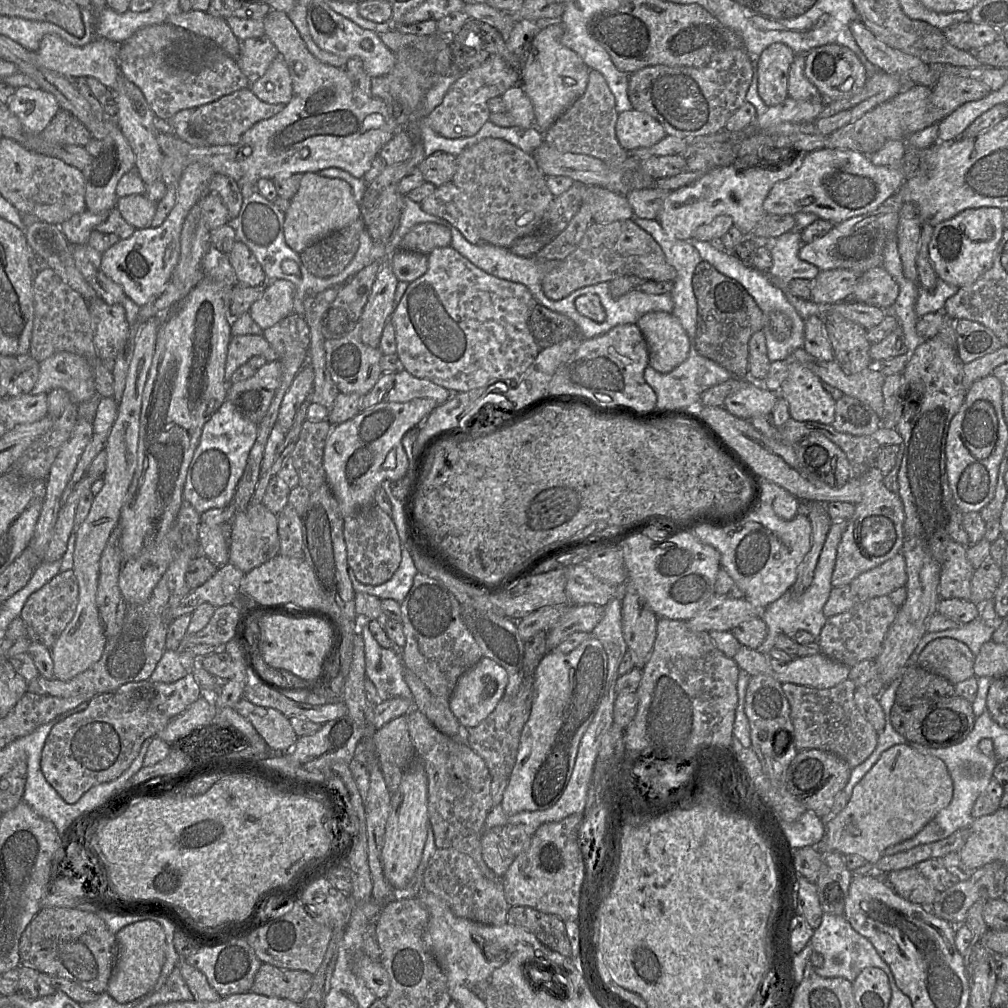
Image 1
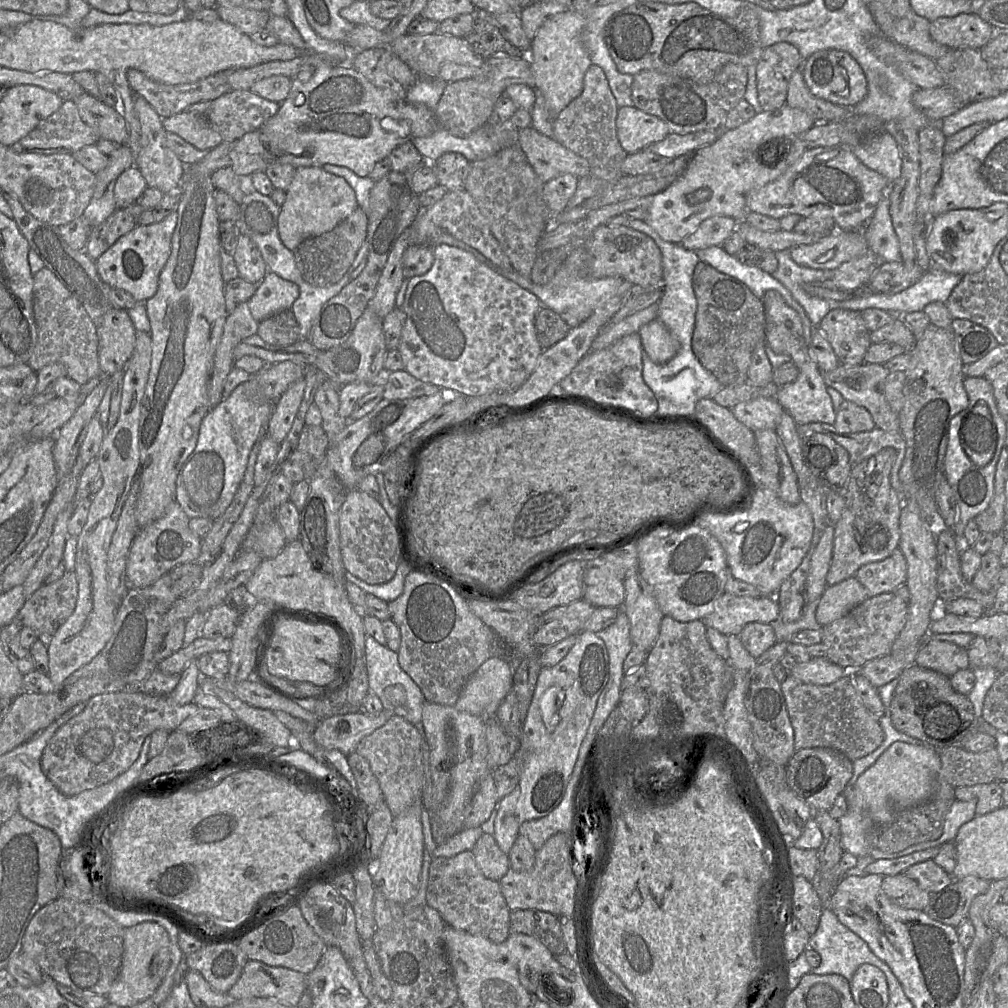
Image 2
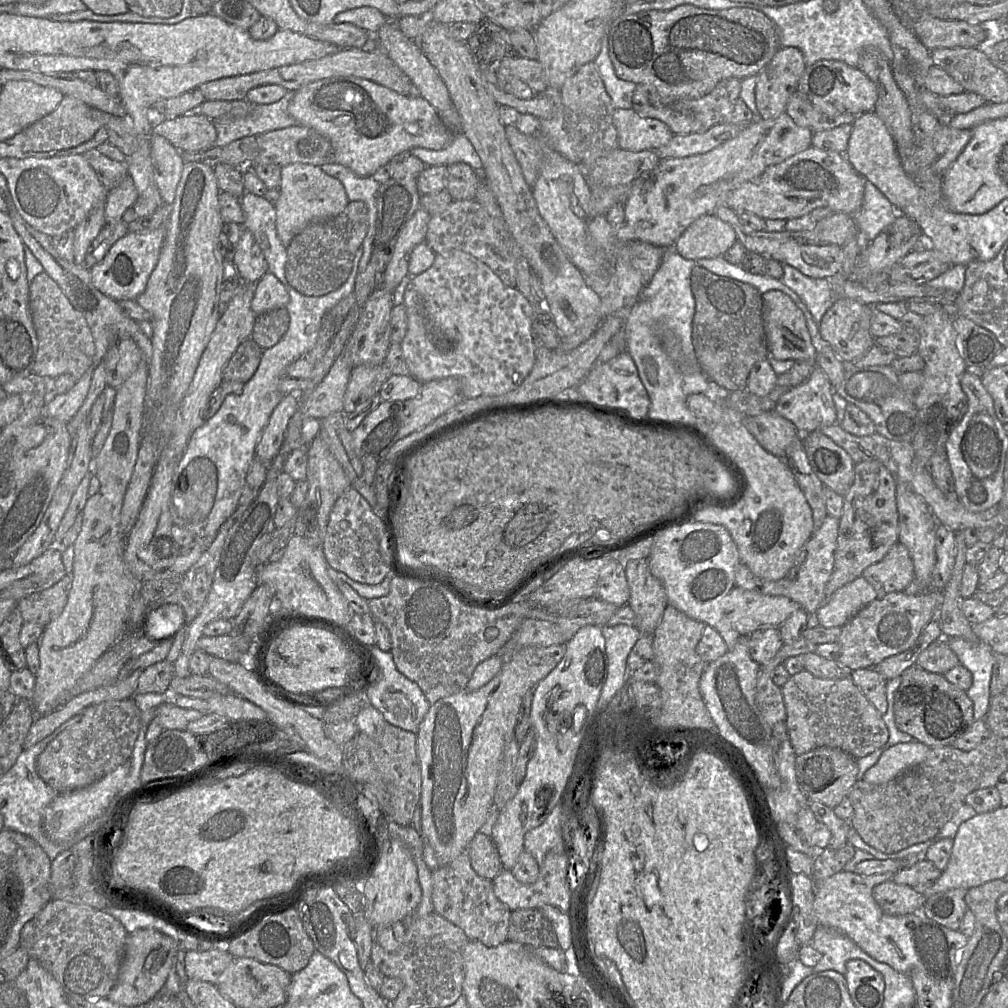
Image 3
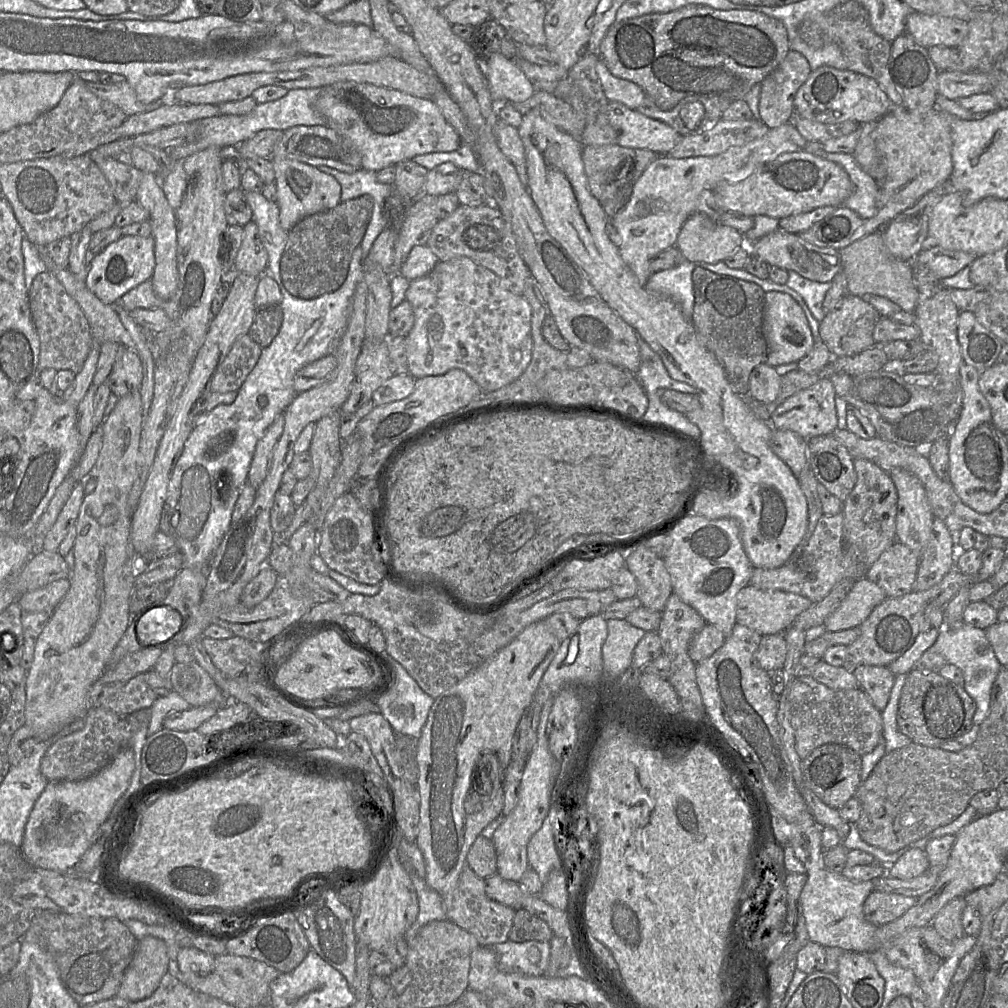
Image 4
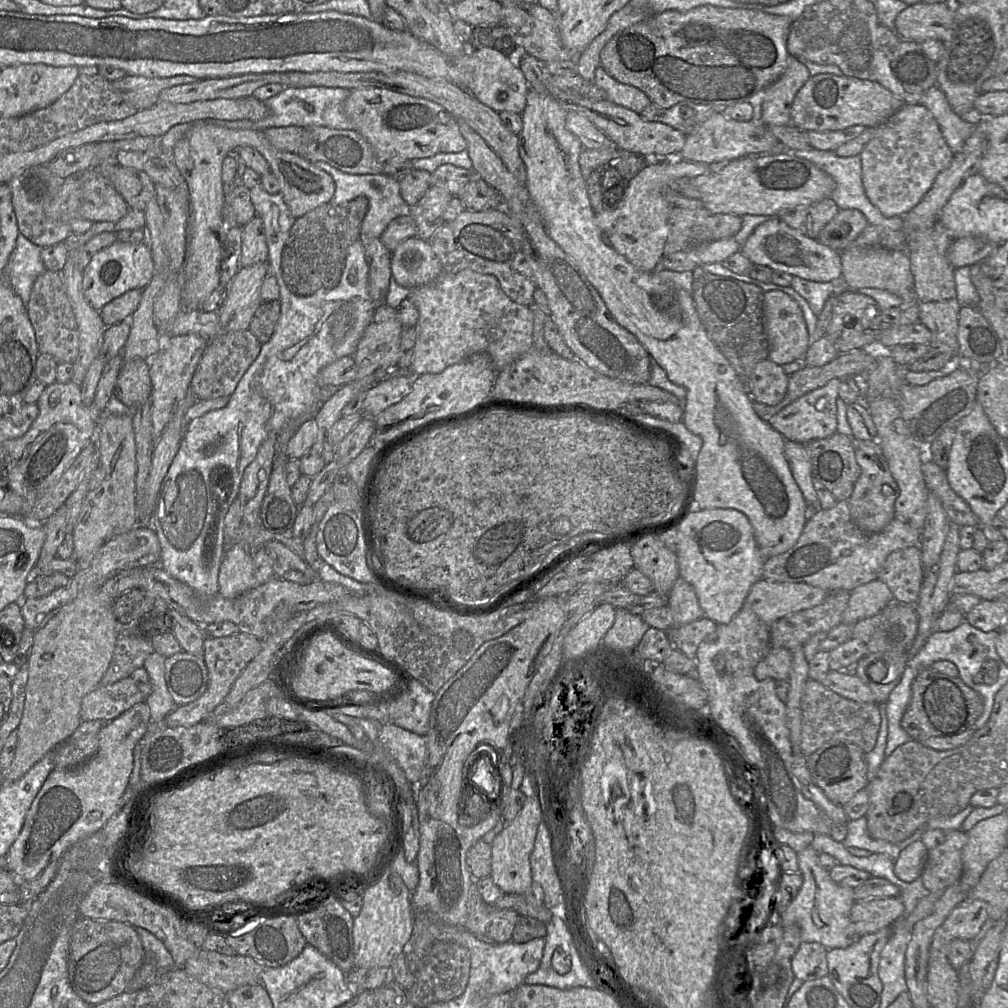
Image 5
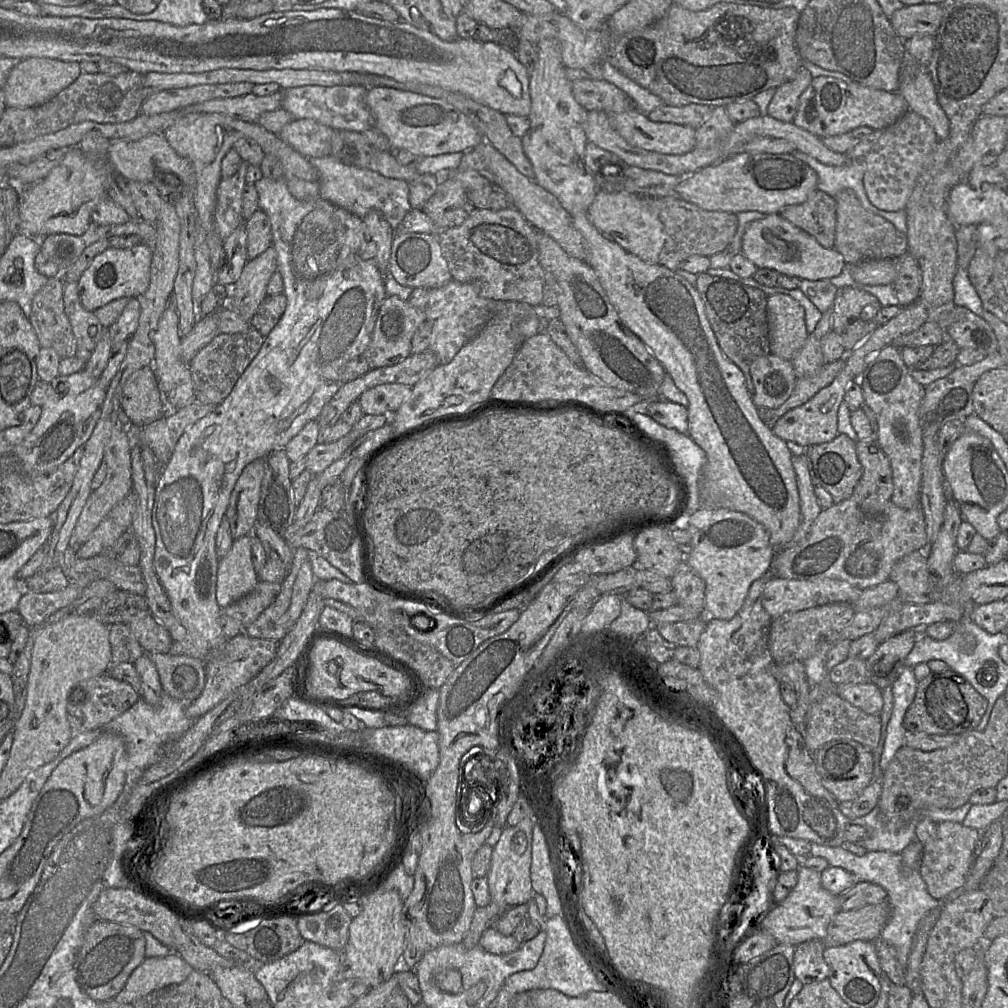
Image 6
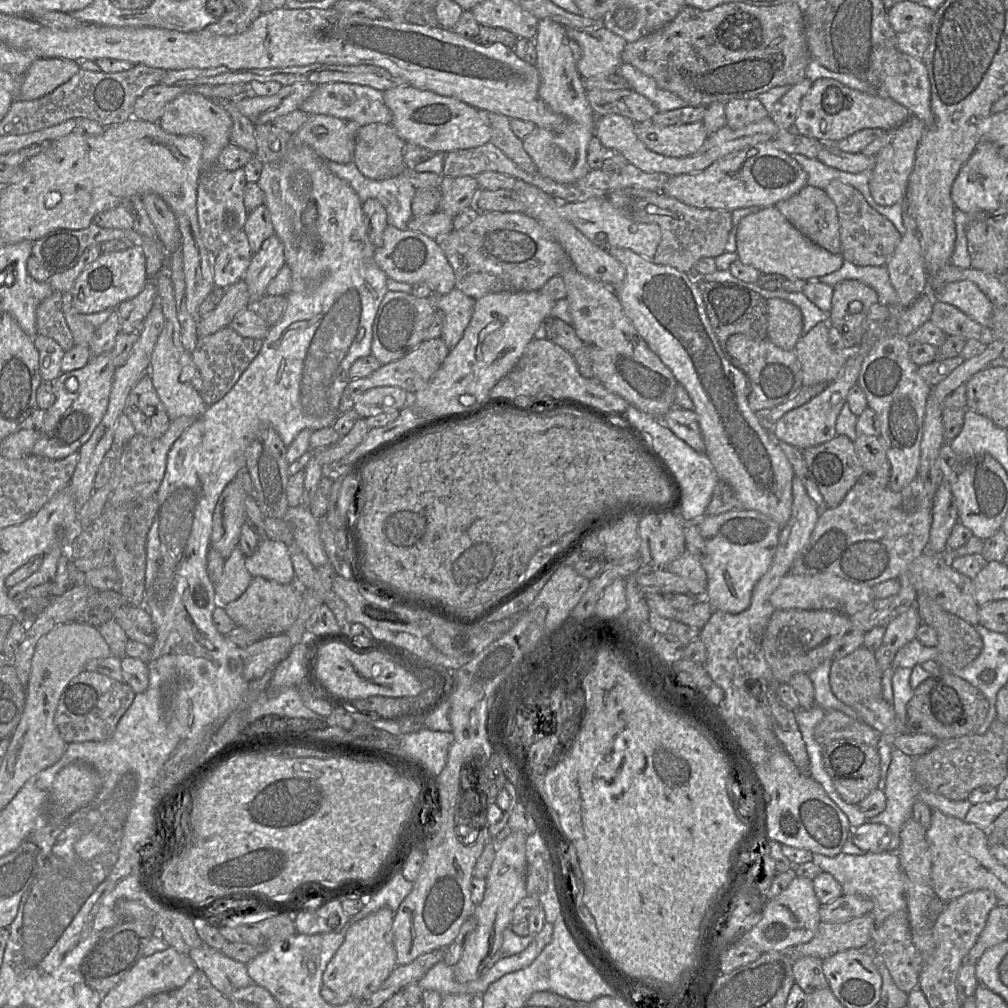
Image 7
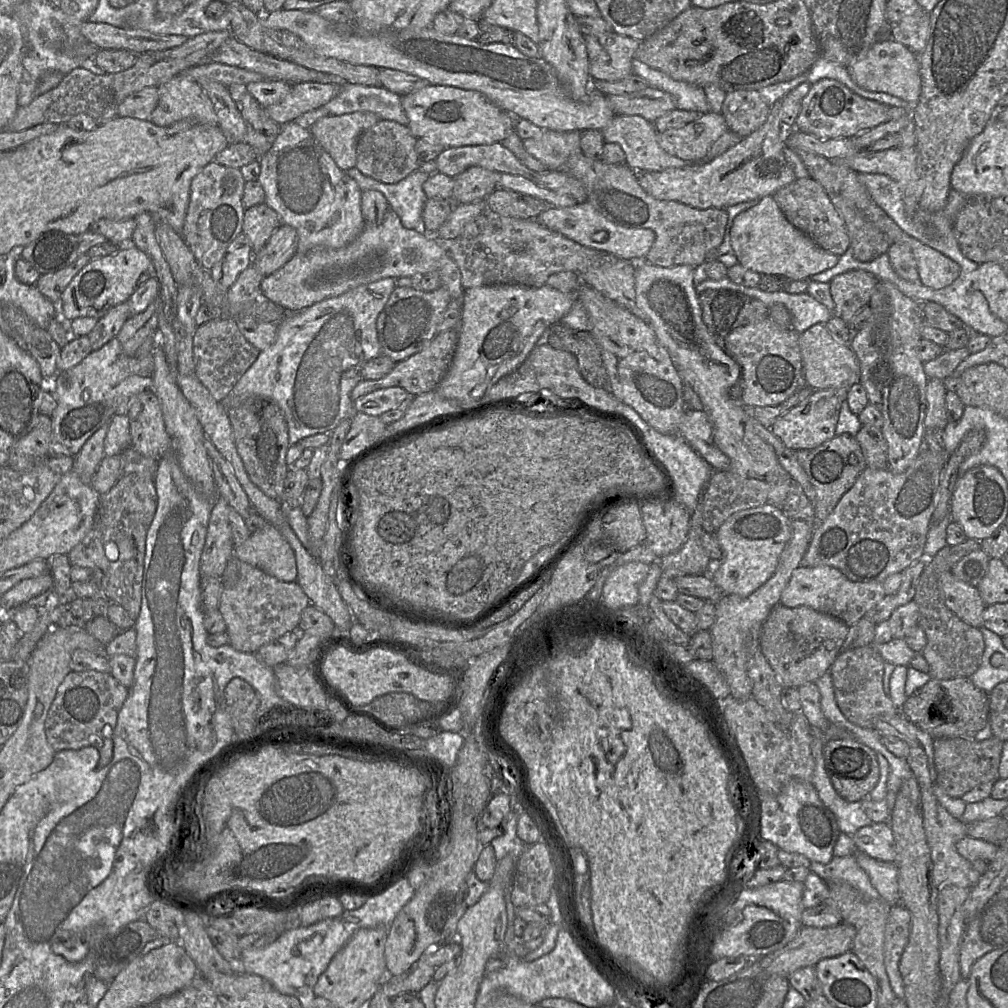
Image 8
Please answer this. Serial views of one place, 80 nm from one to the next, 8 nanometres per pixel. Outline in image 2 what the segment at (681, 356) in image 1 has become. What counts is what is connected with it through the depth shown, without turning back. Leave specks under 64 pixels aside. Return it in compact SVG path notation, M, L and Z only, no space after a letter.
M653 319L639 329L644 352L655 364L665 364L678 353L680 343L658 319Z

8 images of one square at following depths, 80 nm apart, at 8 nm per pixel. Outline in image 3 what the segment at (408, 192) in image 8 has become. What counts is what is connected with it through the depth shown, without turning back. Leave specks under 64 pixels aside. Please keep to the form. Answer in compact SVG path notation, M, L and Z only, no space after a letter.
M325 164L321 166L321 169L324 173L342 183L349 201L362 201L368 209L368 231L363 241L363 255L358 265L358 274L360 274L366 269L371 257L377 216L375 195L380 184L372 176L359 176L340 164Z

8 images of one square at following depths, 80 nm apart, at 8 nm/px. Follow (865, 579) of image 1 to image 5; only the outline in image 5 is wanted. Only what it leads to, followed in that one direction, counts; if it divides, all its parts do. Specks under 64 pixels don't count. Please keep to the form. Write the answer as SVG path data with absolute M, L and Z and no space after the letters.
M914 546L890 553L881 565L877 579L888 586L894 601L916 605L924 576L920 547Z

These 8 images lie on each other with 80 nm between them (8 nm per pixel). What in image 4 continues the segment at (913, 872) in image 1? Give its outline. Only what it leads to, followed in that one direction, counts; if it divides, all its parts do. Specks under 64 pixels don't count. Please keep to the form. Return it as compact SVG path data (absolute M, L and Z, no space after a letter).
M874 889L864 902L864 916L872 924L883 926L902 917L915 905L916 900L914 897Z

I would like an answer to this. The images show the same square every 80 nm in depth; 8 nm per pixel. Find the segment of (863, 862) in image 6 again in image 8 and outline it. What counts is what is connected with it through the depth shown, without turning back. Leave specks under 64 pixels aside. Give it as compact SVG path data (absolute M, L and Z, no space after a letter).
M855 855L833 857L828 864L811 861L809 870L825 882L846 882L865 898L882 900L867 873L858 865Z

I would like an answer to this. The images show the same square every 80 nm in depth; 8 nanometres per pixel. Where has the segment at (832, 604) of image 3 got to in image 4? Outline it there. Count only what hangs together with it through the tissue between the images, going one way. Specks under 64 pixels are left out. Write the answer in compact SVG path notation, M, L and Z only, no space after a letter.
M861 577L855 581L839 607L825 619L823 625L830 632L860 626L885 599L884 591L876 583Z

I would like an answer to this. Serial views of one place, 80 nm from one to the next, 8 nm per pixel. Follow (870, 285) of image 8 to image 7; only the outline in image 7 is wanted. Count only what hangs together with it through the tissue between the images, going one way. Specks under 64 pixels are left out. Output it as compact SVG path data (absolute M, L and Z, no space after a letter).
M843 280L833 286L828 324L840 332L850 349L868 332L867 313L877 302L877 292L858 280Z

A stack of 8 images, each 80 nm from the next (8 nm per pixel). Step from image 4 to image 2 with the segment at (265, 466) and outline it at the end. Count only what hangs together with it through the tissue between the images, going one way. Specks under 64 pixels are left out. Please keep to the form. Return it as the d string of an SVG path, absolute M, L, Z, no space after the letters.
M302 378L291 384L275 402L264 436L270 437L278 444L283 442L300 406L304 389L305 380Z

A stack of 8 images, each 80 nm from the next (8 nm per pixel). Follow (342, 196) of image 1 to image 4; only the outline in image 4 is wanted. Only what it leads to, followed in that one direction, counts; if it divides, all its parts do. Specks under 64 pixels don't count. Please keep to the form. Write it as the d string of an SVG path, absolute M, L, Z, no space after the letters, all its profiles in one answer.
M270 158L275 171L281 227L289 232L303 218L336 207L341 203L341 186L338 181L311 166L296 160Z

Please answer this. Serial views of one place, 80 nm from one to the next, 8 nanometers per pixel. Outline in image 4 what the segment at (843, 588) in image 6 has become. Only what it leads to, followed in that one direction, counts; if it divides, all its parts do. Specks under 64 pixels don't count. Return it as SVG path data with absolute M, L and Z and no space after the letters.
M752 585L737 594L736 623L750 628L760 635L783 633L803 611L813 603L806 597L780 590L763 590Z

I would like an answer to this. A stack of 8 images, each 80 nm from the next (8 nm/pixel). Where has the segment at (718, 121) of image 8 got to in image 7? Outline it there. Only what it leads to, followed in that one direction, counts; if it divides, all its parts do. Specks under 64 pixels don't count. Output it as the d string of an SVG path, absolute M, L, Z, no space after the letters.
M702 121L666 127L637 122L635 133L649 150L675 158L694 154L709 137Z

